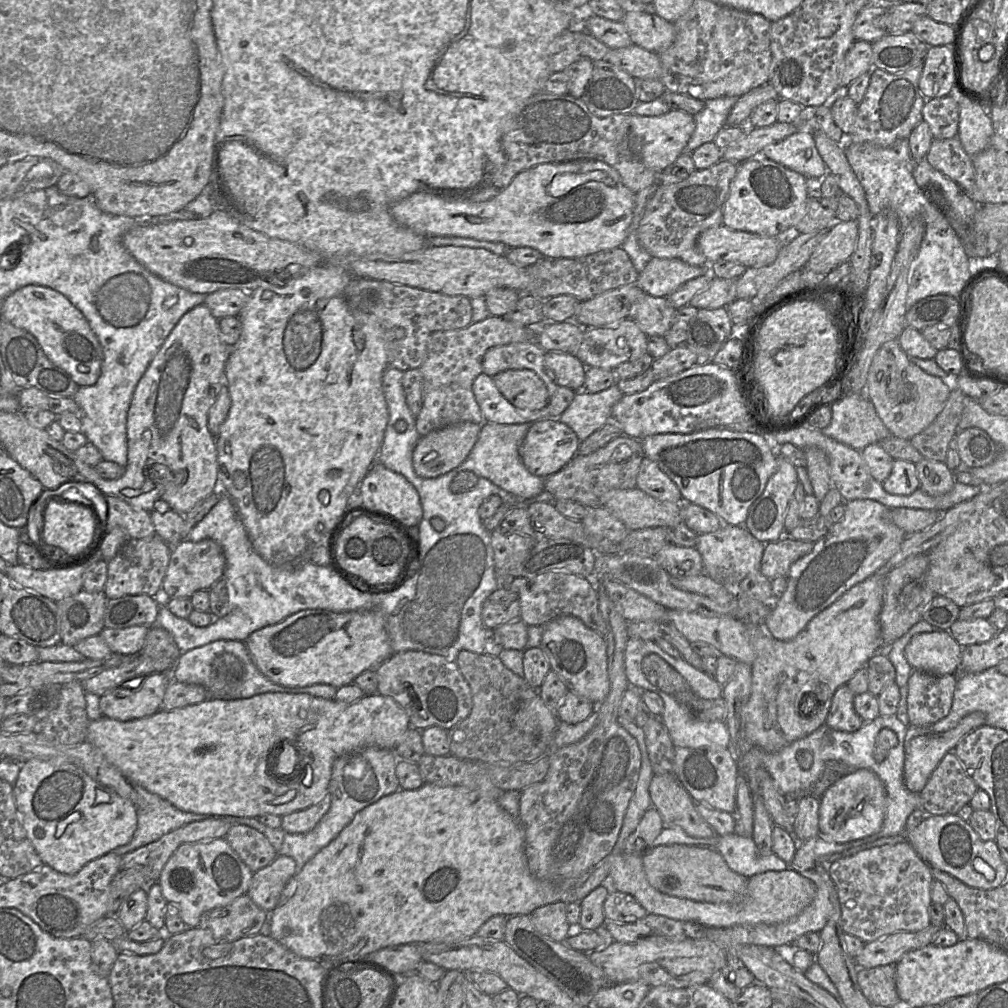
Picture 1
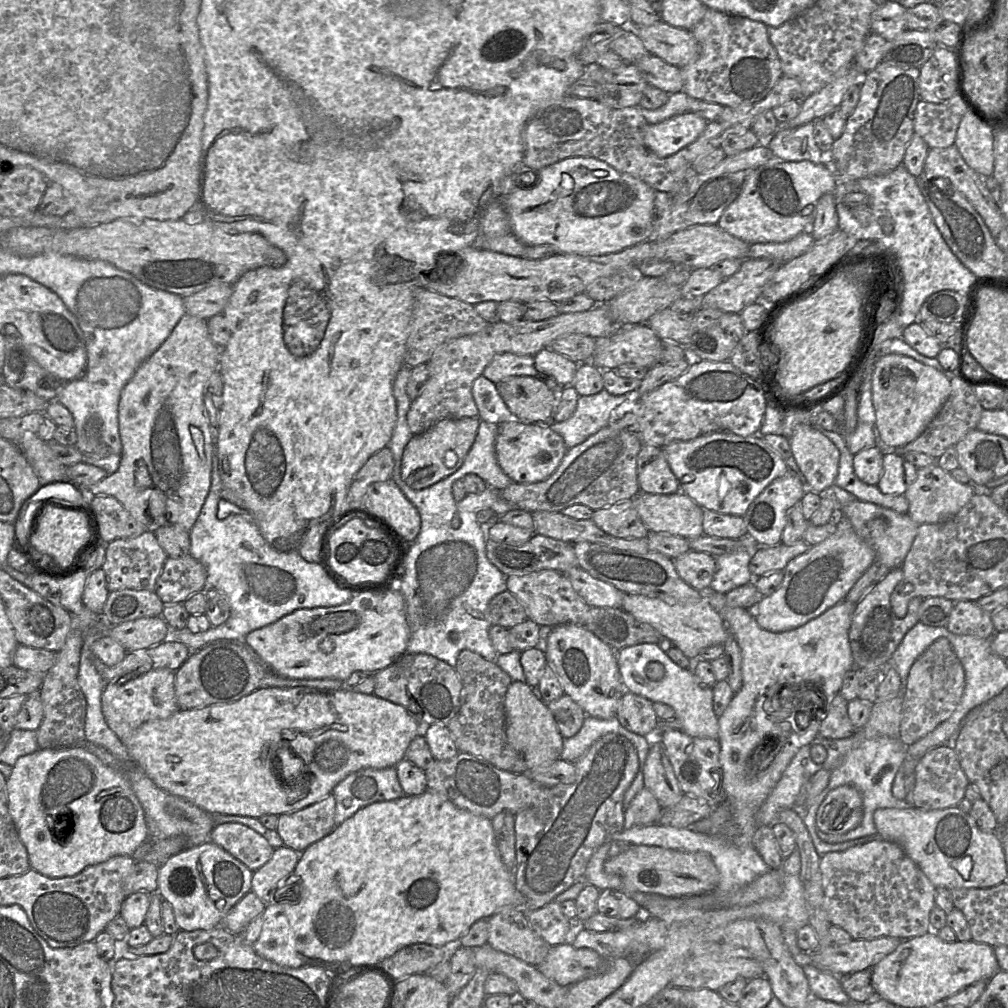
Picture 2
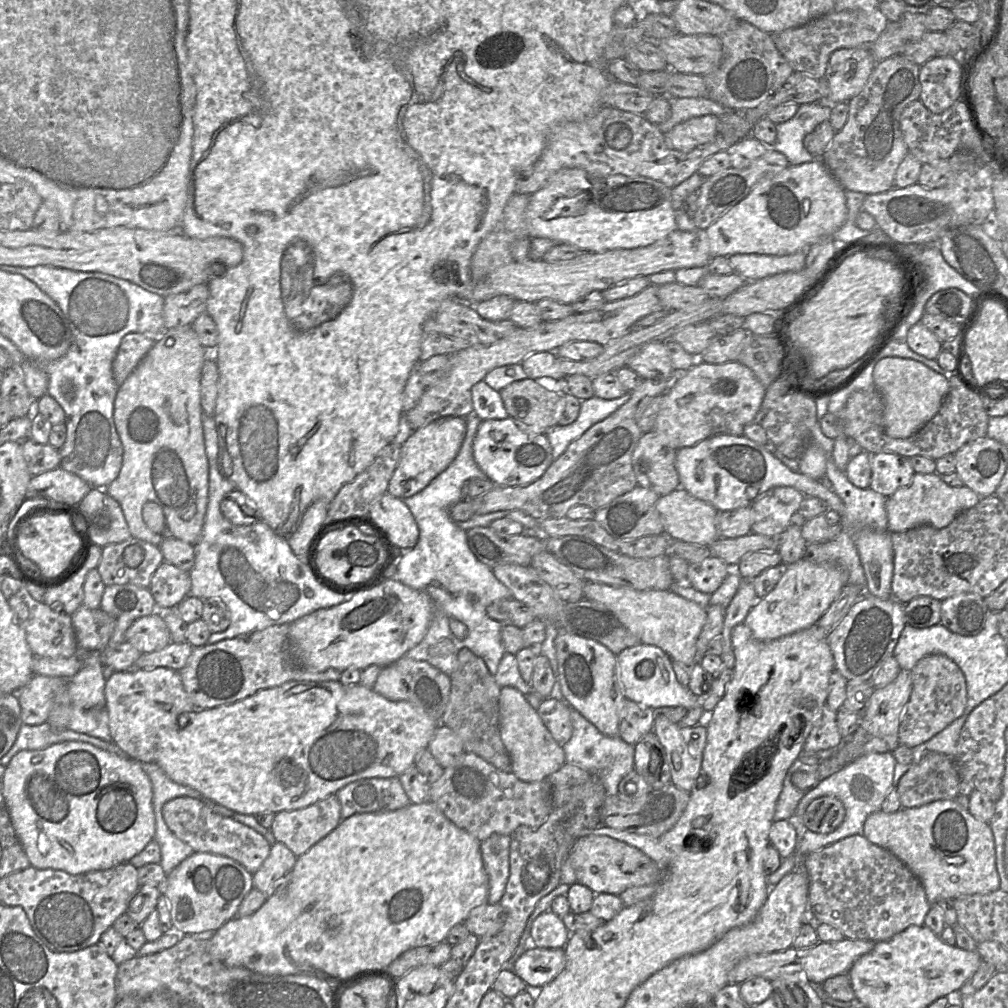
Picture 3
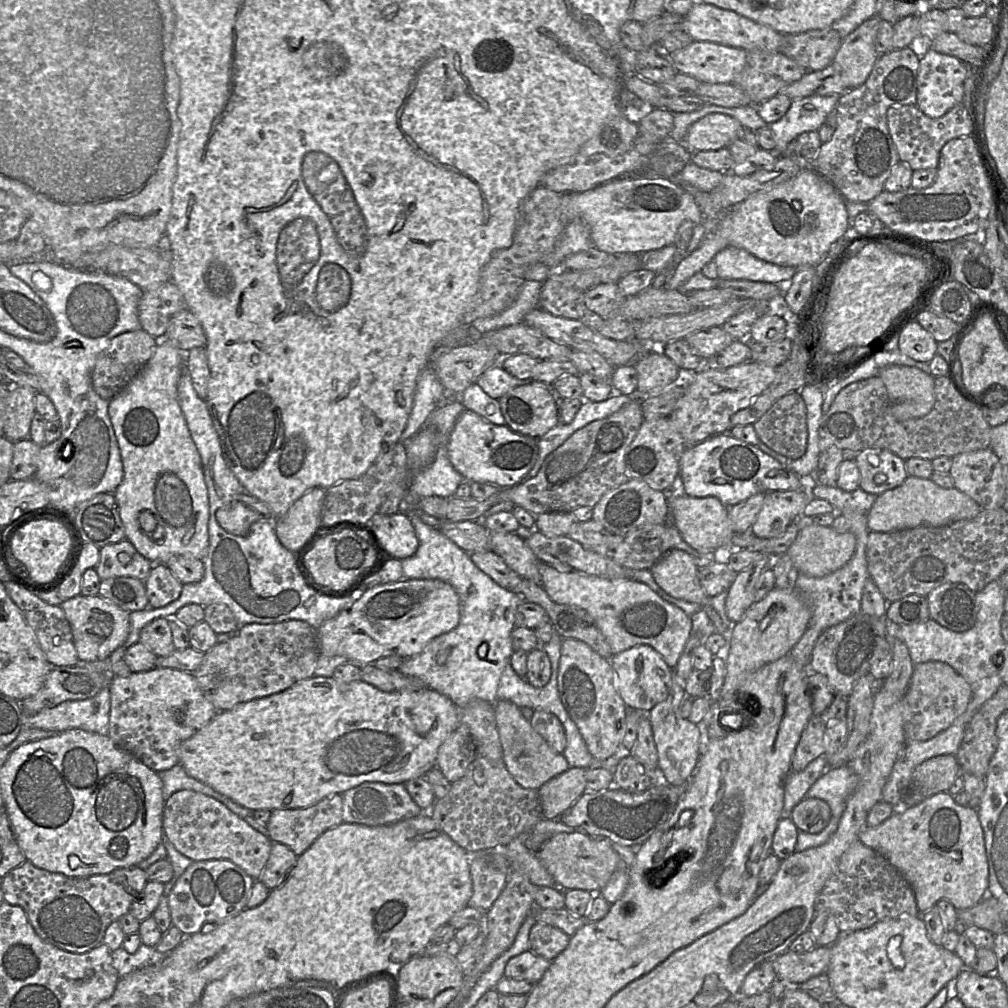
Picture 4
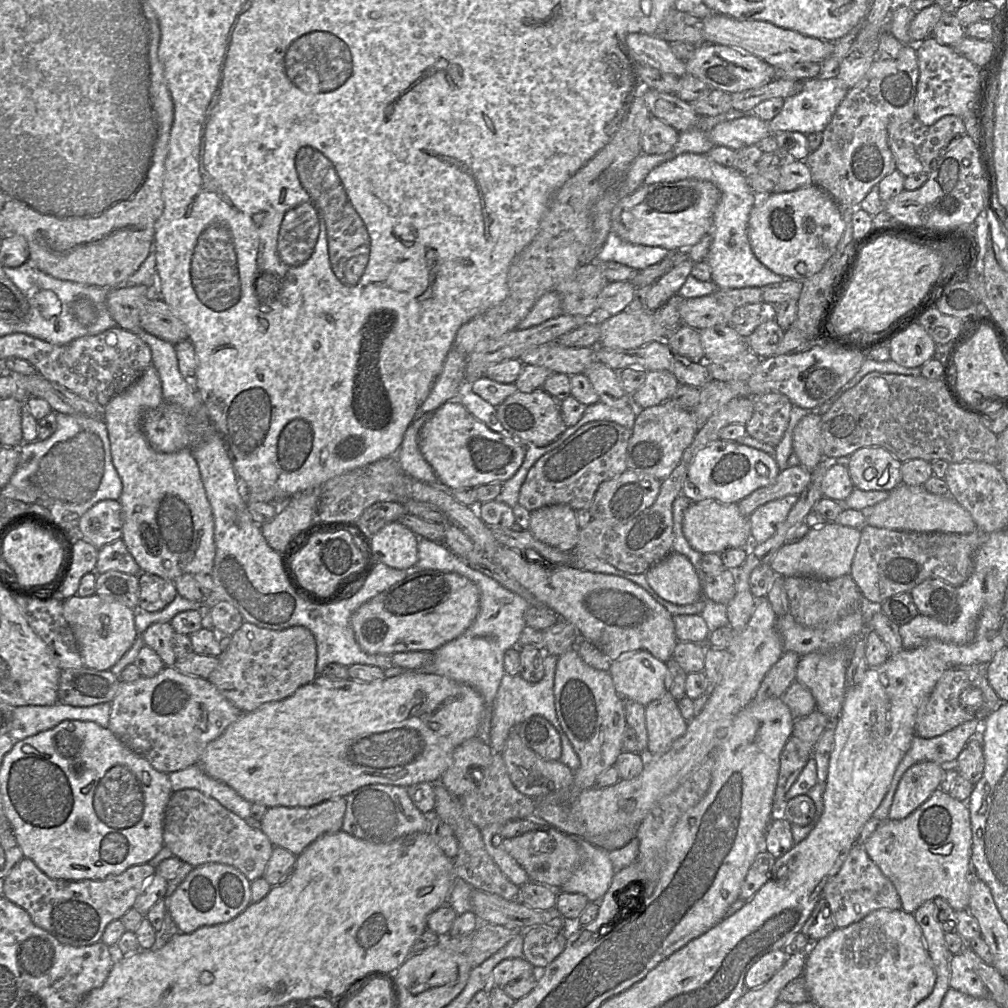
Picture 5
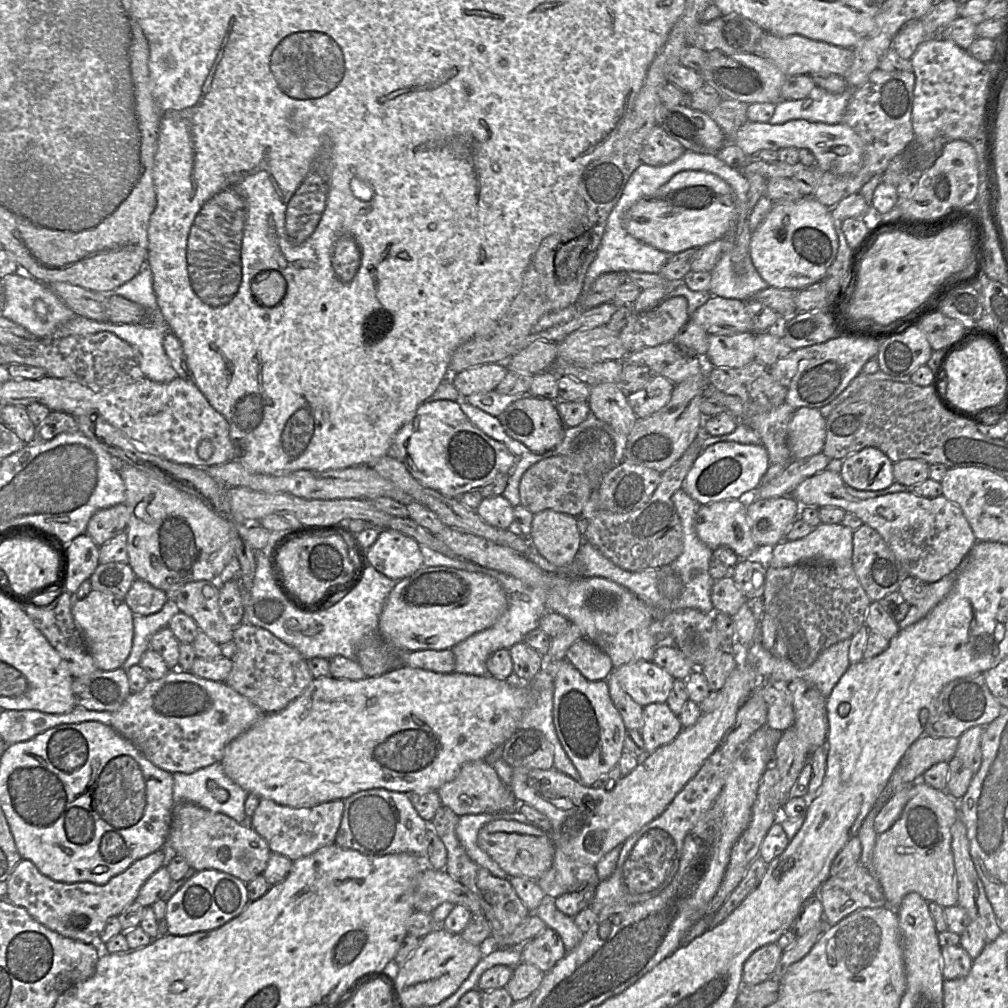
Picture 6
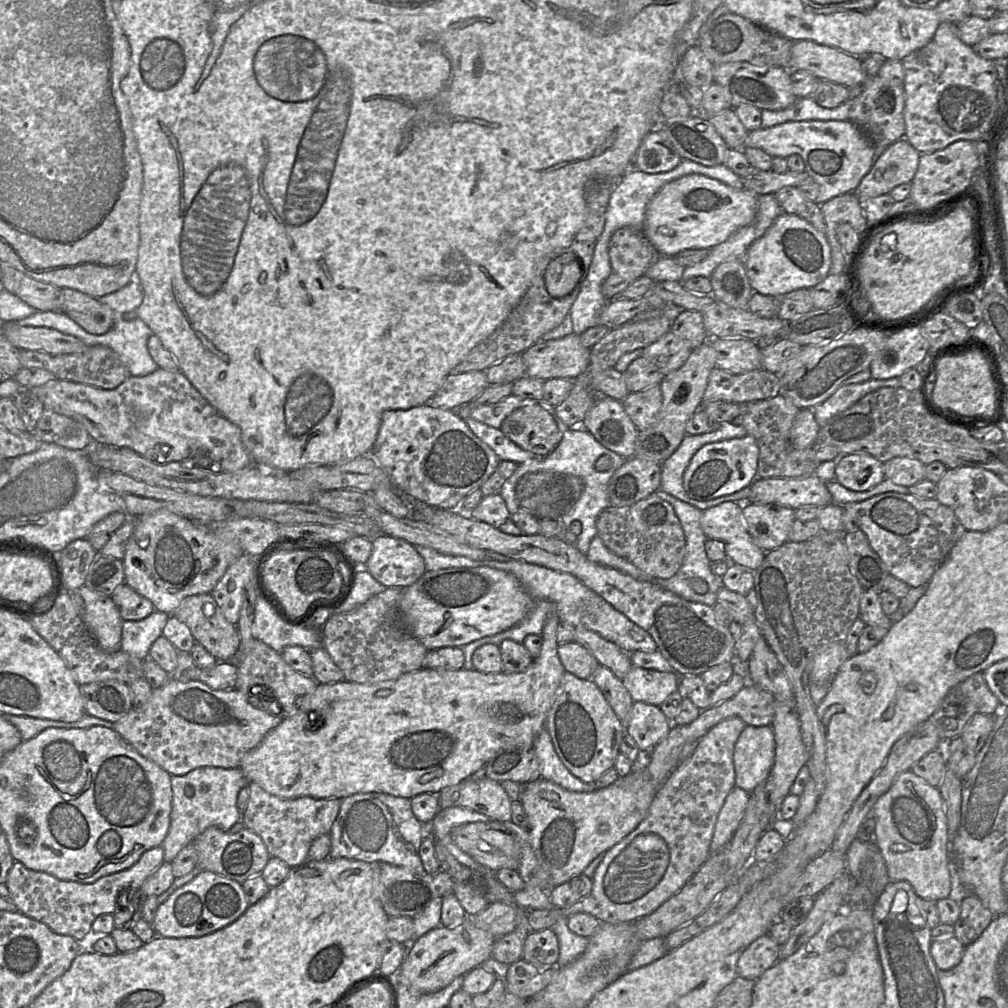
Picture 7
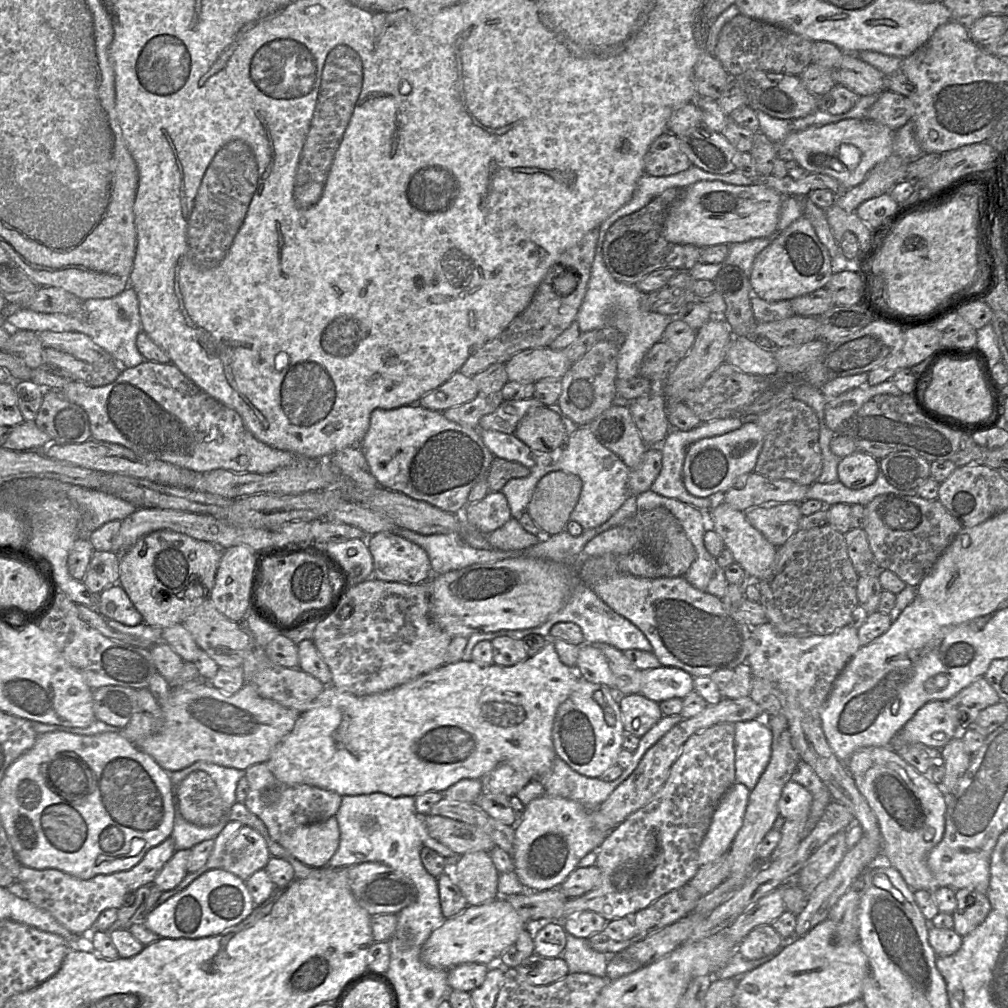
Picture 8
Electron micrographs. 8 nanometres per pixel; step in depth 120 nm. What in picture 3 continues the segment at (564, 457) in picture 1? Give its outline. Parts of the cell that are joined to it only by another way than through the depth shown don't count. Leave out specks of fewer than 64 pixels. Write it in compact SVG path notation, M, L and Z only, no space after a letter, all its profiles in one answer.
M511 418L482 421L473 441L473 456L486 477L499 486L530 484L554 462L546 434L525 432Z

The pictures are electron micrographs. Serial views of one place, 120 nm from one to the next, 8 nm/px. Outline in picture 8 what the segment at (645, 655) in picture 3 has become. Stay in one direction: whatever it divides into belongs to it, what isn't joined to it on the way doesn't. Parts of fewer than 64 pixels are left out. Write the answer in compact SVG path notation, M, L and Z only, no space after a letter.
M676 667L643 670L640 694L657 703L671 698L683 699L693 691L693 679L689 673Z

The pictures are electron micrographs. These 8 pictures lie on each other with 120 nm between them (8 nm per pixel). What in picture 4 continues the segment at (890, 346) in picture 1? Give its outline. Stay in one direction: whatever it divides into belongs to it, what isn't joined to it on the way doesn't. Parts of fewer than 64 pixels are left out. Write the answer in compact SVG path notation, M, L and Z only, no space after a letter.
M888 365L879 370L897 420L921 418L935 404L934 377L910 366Z

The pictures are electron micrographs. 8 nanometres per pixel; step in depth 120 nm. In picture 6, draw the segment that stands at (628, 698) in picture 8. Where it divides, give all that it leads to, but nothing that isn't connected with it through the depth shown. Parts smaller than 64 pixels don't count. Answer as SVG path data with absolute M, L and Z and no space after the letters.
M666 702L651 703L643 707L643 726L640 735L648 754L672 742L682 729L679 717L671 711Z

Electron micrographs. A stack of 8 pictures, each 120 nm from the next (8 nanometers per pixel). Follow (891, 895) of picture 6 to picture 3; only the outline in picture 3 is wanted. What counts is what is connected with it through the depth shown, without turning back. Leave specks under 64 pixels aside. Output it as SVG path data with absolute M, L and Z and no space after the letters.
M938 800L916 808L902 808L894 813L881 810L871 813L864 823L862 835L900 859L924 886L927 900L933 906L943 899L988 894L1000 887L996 867L993 832L989 824L978 820L954 800Z

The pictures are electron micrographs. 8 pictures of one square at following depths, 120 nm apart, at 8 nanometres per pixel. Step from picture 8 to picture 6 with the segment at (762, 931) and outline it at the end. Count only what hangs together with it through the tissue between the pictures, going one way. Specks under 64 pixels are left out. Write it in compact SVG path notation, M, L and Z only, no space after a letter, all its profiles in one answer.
M777 943L756 949L743 965L743 985L759 984L774 976L778 971L782 953L783 949Z

